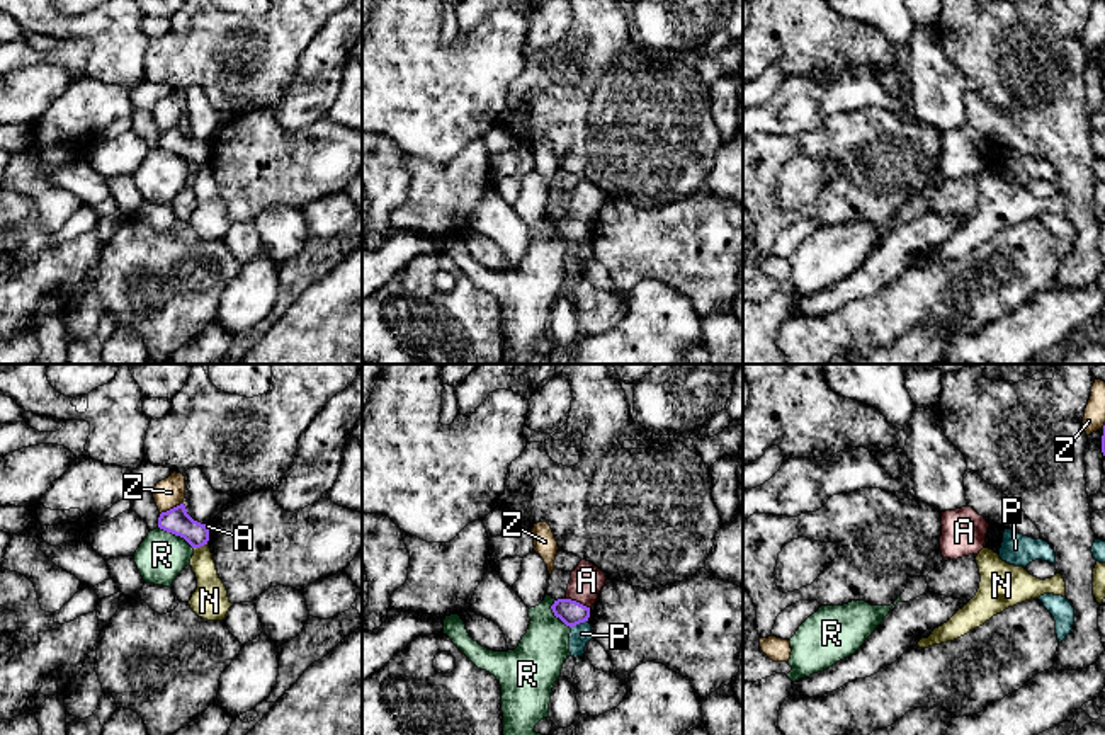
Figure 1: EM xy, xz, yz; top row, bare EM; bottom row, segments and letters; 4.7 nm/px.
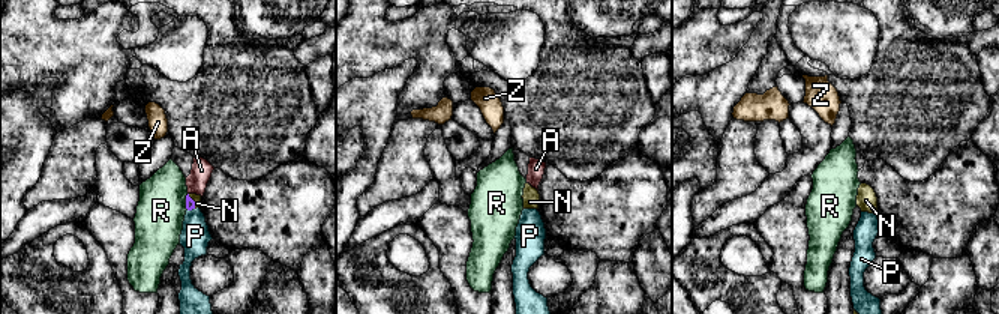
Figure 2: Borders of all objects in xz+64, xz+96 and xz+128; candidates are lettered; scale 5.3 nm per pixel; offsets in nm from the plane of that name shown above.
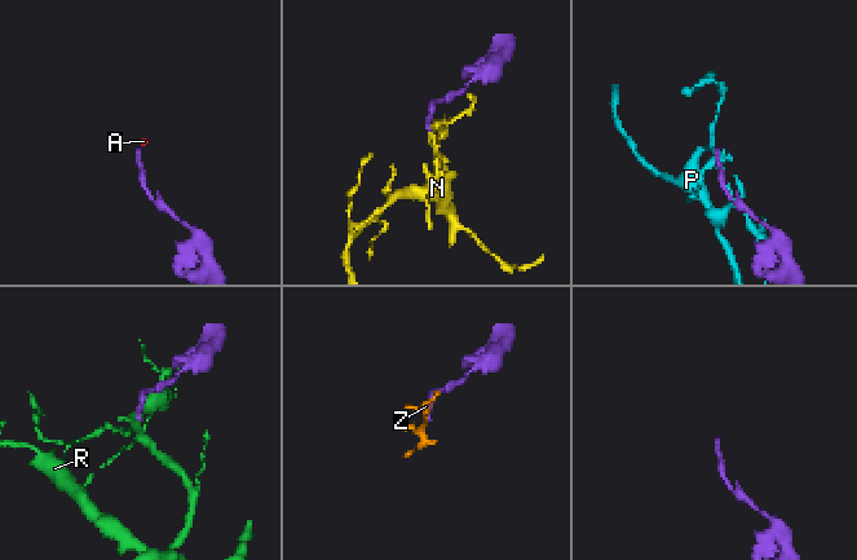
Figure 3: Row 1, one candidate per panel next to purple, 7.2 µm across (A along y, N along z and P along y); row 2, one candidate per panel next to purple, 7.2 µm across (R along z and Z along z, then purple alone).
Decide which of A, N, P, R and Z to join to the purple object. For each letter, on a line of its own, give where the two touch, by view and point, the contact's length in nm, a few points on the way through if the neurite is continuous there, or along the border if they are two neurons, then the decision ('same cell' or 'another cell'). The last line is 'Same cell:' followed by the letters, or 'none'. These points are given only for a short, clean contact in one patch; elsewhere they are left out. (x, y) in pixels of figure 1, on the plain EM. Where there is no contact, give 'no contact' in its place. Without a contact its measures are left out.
A: contact xz (578, 222); length 120 nm; way xz (572, 232), (578, 222), (587, 199); same cell
N: contact xy (199, 165); length 70 nm; border xy (206, 162), (194, 167); another cell
P: contact xz (578, 242); length 90 nm; another cell
R: contact xy (175, 153); length 200 nm; another cell
Z: contact xy (170, 128); length 130 nm; another cell
Same cell: A

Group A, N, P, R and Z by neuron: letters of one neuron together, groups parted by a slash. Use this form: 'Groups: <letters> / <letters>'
Groups: A / N Z / P / R

